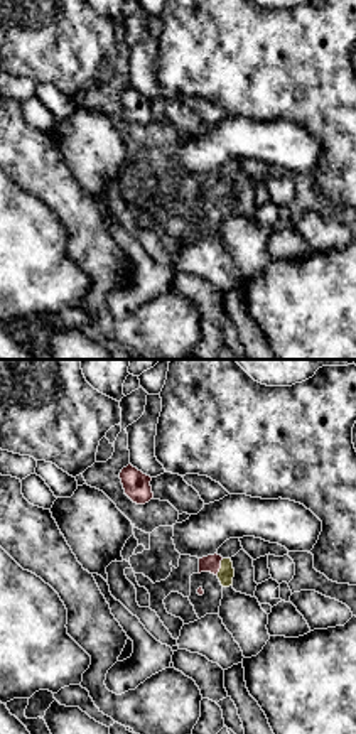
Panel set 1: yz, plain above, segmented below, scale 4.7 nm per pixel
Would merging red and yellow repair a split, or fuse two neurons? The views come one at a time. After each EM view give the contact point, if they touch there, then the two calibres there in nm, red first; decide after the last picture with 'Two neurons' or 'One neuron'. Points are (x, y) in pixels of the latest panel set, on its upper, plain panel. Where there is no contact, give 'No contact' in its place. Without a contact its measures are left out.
Touches red at (220, 189). Thickness 80 nm (red) against 80 nm

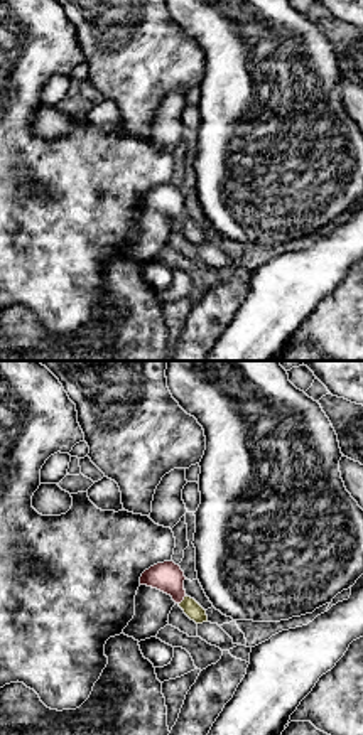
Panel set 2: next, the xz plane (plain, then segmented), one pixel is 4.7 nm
Touches red at (183, 221). Thickness 150 nm (red) against 80 nm

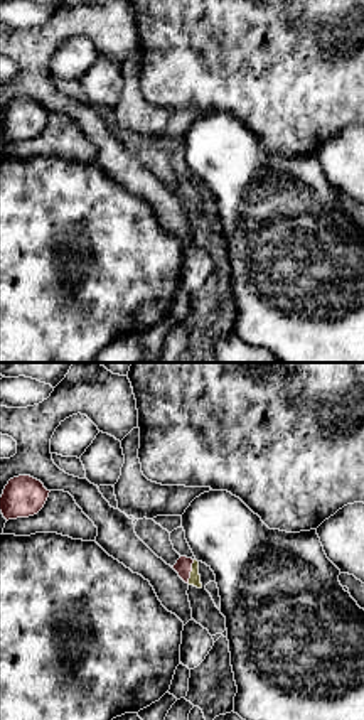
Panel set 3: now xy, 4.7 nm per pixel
Touches red at (191, 193). Thickness 80 nm (red) against 50 nm

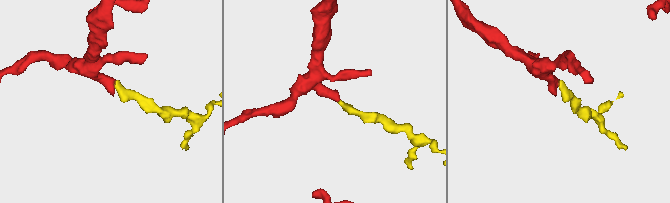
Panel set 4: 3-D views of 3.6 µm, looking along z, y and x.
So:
One neuron

